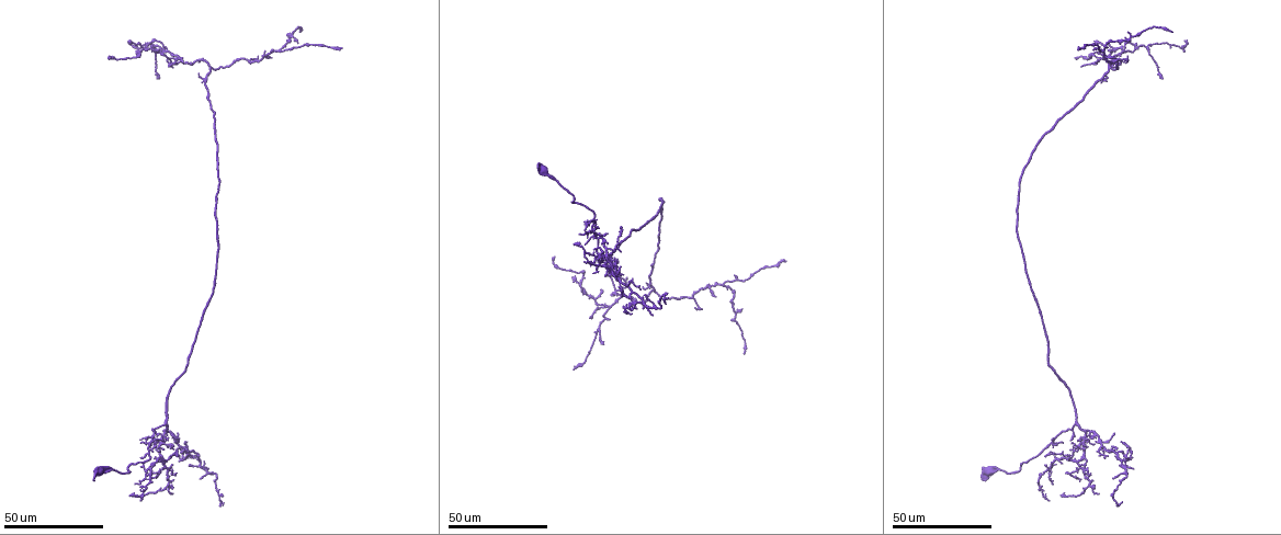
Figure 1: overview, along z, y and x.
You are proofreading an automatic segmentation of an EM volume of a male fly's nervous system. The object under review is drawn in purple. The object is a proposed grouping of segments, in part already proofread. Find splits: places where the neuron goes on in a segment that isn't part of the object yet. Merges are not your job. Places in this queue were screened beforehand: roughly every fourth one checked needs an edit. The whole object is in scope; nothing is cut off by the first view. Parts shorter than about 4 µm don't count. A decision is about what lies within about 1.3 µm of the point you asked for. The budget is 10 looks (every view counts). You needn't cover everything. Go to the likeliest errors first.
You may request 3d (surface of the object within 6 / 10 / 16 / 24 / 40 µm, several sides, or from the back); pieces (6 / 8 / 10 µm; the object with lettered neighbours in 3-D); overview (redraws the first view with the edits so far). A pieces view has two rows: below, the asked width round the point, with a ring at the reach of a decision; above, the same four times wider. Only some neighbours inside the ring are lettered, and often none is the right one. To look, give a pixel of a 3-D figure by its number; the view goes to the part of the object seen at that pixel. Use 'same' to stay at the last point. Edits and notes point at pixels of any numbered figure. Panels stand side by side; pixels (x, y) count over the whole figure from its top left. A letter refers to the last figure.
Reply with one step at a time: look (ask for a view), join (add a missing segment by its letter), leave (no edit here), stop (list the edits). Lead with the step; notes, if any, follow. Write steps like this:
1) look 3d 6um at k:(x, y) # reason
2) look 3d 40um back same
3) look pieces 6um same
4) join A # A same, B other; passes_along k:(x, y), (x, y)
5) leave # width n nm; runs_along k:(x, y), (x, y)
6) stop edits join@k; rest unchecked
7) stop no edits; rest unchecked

look 3d 24um at 1:(178, 434) # tapers out

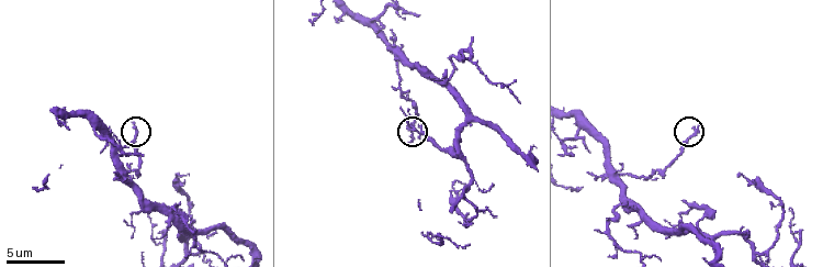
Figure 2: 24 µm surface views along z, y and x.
look pieces 6um at 2:(132, 123)

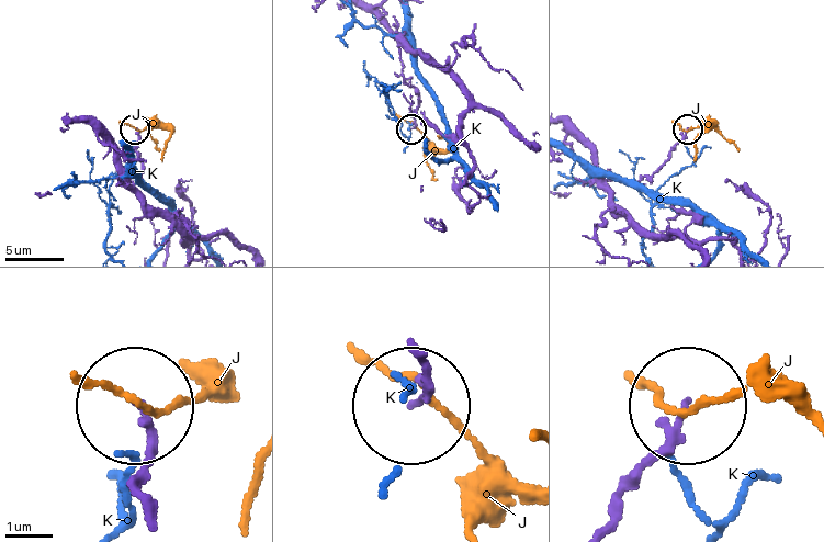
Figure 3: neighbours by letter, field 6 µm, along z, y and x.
leave # J other, K other; runs_along 3:(370, 11), (398, 44), (404, 79), (417, 100), (413, 128); no lettered segment goes on from it

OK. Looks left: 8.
look 3d 24um at 1:(743, 353) # long arm stops here

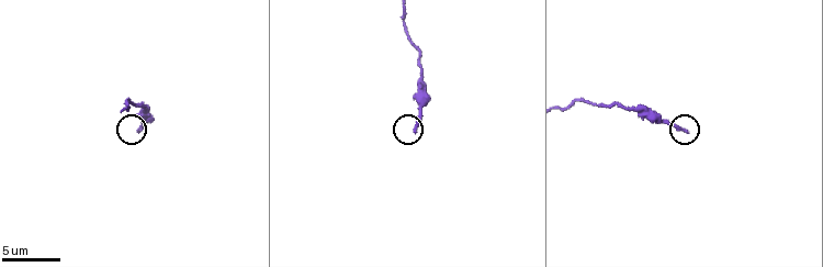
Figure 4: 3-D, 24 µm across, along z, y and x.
look pieces 8um at 4:(413, 133)

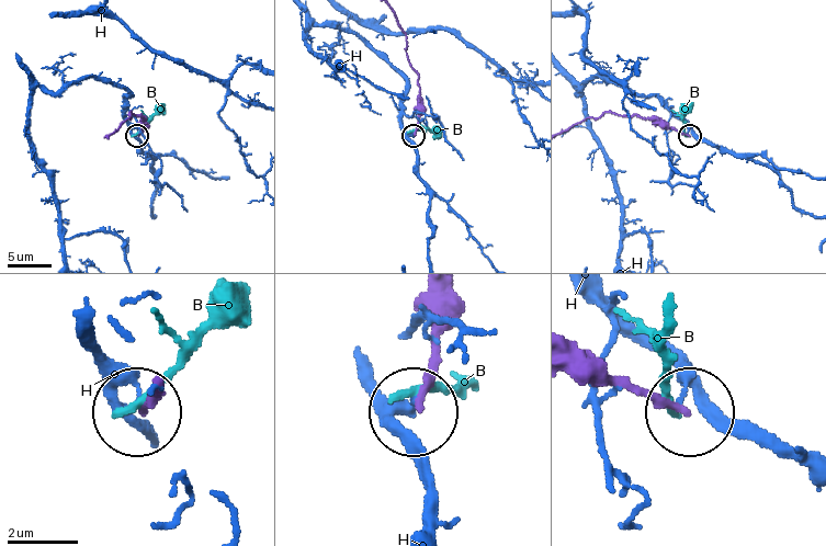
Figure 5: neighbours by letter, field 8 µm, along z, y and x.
leave # width 200 nm; B other, H other; runs_along 5:(573, 343), (609, 376), (685, 411); none of them fits

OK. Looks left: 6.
look 3d 40um at 1:(1081, 65) # tapers out

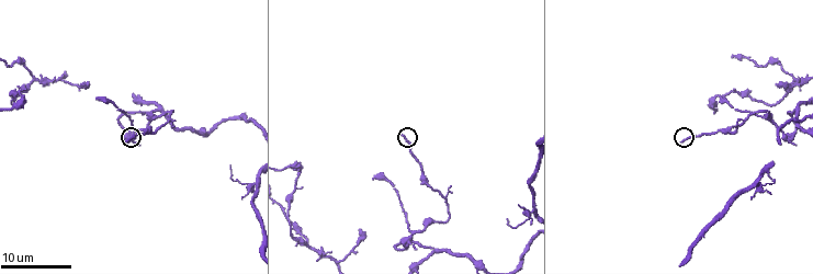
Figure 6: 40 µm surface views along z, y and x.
look pieces 8um at 6:(125, 140)

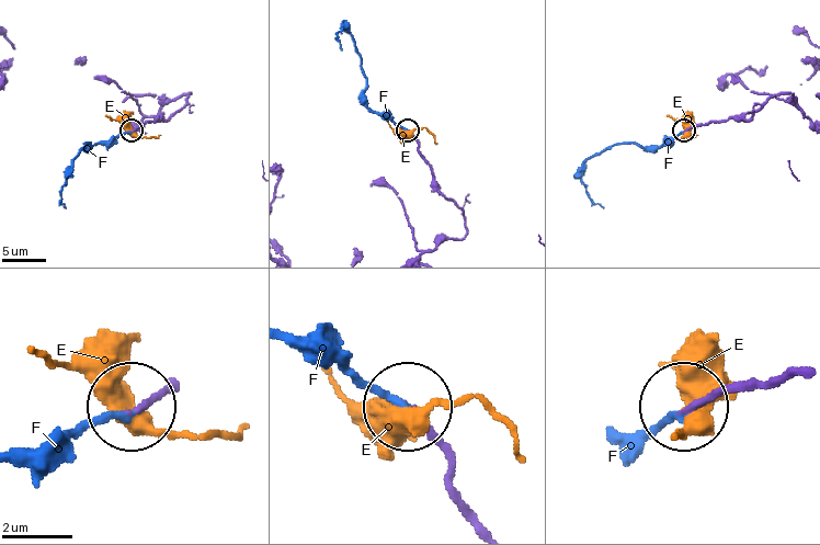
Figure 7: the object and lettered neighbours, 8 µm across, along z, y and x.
join F # width 150 nm; E other, F same; passes_along 7:(460, 496), (448, 446), (411, 405), (293, 349); the neuron continues

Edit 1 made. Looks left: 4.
look overview # see it whole again

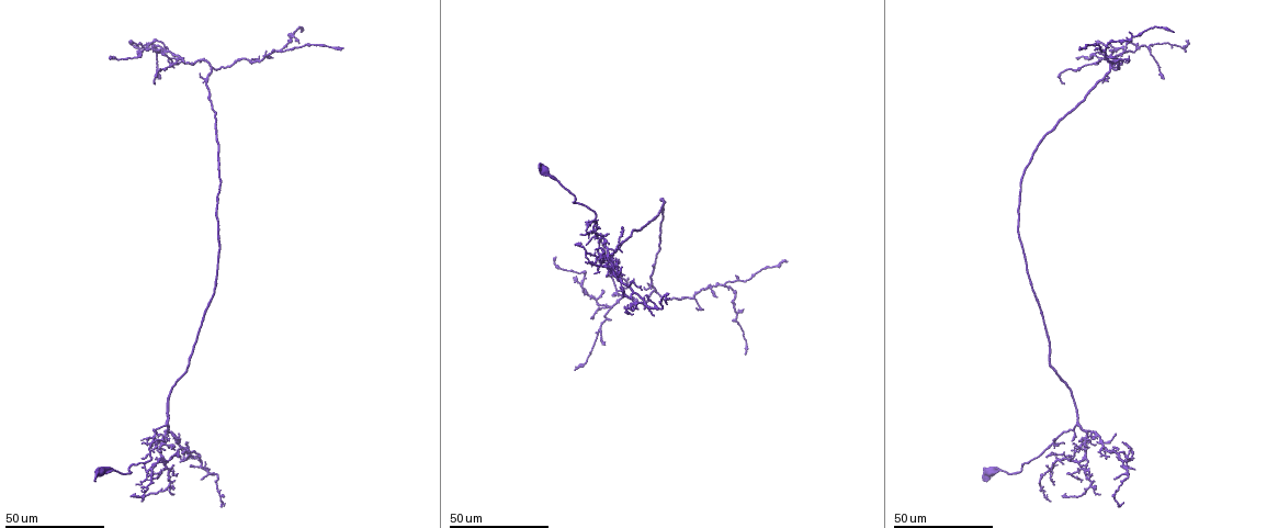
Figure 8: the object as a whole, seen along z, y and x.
look 3d 40um at 8:(1128, 32) # thin end

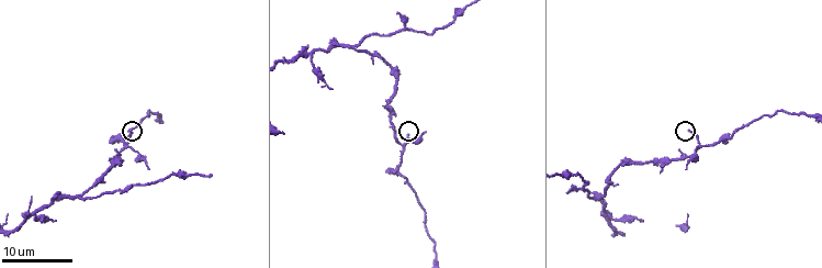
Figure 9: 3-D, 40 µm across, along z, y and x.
look pieces 8um at 9:(408, 134) # see the neighbours

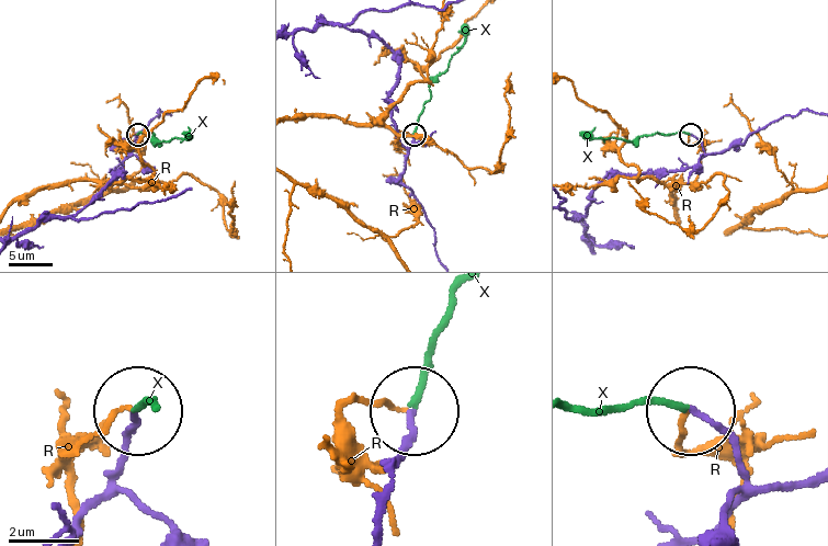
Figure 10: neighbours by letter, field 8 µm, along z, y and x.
join X # width 160 nm; R other, X same; passes_along 10:(740, 493), (737, 453), (696, 414), (651, 399), (573, 408); the neuron continues

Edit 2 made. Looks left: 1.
stop edits join@7, join@10; rest unchecked

